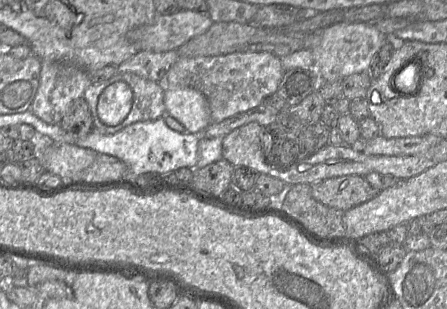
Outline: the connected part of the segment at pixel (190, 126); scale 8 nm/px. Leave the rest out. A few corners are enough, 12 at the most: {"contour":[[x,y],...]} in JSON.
{"contour":[[192,88],[164,91],[166,114],[187,132],[211,124],[206,97]]}

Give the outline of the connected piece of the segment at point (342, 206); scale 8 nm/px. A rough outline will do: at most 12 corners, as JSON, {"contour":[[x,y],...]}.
{"contour":[[365,177],[328,178],[311,185],[315,200],[341,211],[378,193]]}

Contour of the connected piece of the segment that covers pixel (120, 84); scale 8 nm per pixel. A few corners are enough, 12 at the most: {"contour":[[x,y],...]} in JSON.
{"contour":[[123,81],[99,95],[96,115],[109,125],[123,121],[133,104]]}

